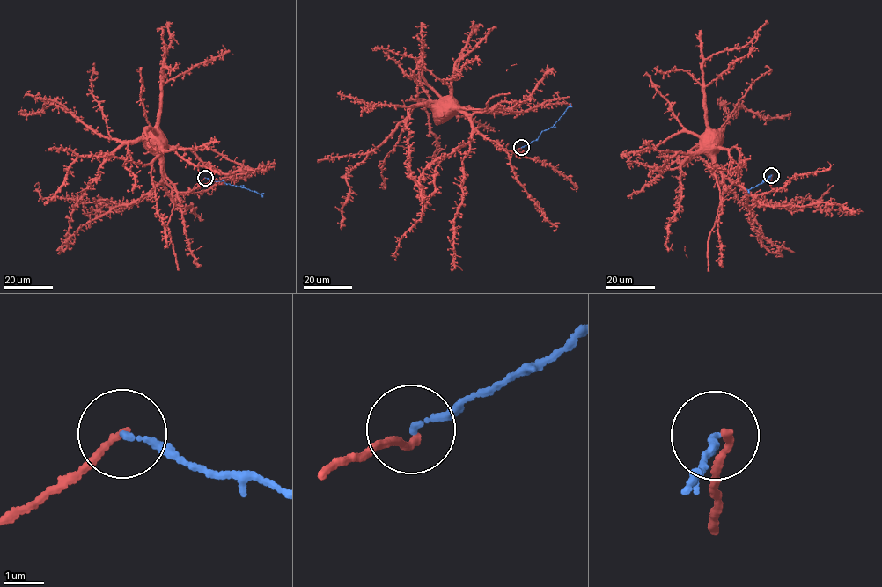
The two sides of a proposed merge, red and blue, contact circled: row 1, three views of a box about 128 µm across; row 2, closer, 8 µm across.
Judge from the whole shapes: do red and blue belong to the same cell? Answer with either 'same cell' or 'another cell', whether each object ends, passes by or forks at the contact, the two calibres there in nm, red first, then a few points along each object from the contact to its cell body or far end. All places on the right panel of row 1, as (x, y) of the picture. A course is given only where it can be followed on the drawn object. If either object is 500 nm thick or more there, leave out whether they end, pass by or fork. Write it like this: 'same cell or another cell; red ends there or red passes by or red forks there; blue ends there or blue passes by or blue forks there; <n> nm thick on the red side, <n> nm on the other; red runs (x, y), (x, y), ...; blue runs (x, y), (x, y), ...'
another cell; red ends there; blue ends there; 150 nm thick on the red side, 140 nm on the other; red runs (771, 174), (772, 190), (751, 194), (698, 144), (718, 135), (739, 107), (770, 119), (790, 111); blue runs (771, 174), (749, 190), (746, 188)

